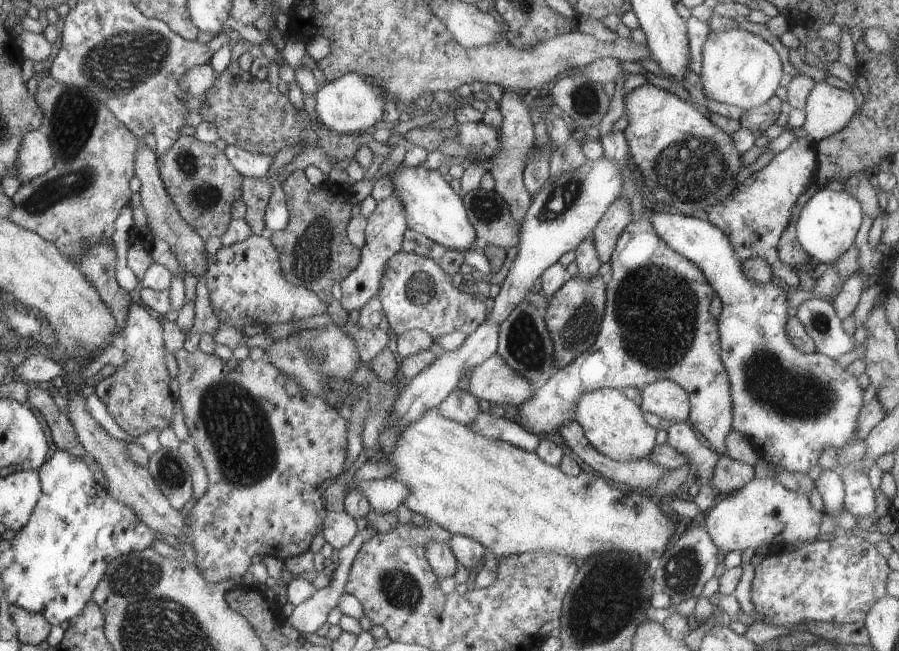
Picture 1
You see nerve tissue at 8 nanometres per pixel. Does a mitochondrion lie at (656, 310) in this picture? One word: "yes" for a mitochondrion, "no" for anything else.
yes

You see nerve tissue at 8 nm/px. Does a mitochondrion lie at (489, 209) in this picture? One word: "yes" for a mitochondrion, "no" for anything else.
yes

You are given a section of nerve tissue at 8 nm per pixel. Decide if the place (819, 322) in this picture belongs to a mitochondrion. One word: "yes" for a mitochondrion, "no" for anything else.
yes

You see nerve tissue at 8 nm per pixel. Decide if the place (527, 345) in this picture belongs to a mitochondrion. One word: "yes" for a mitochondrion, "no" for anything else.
yes

